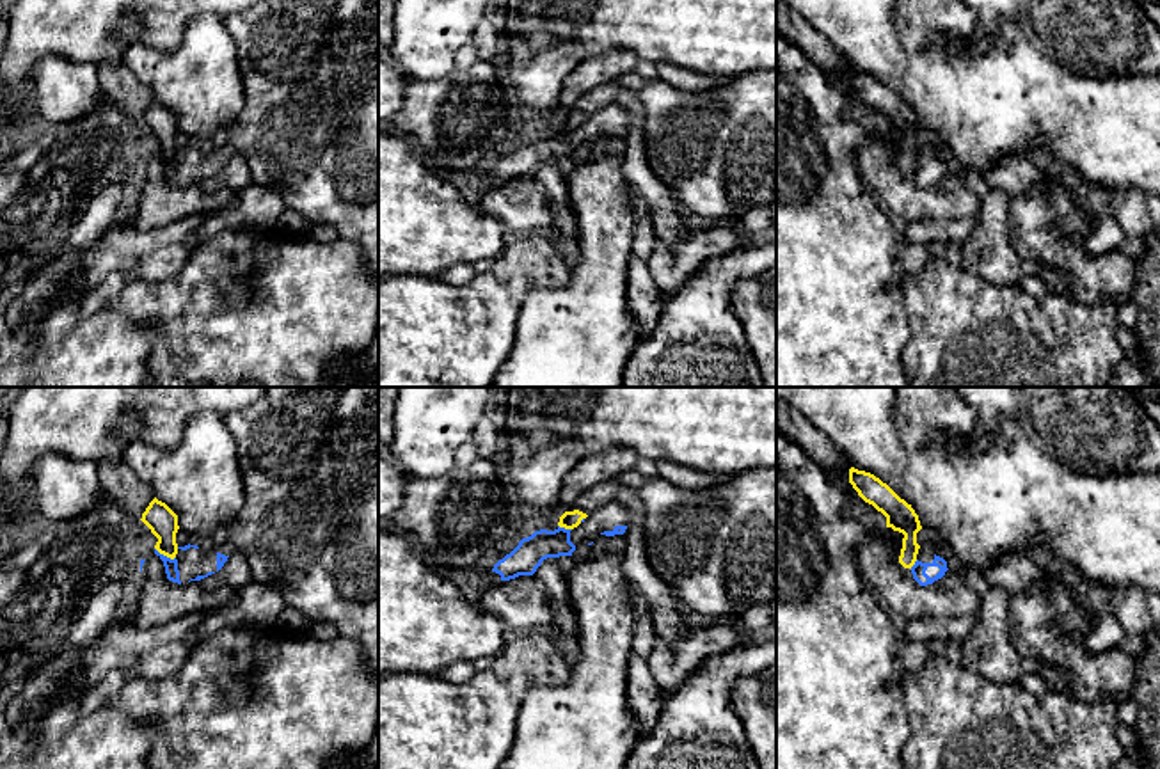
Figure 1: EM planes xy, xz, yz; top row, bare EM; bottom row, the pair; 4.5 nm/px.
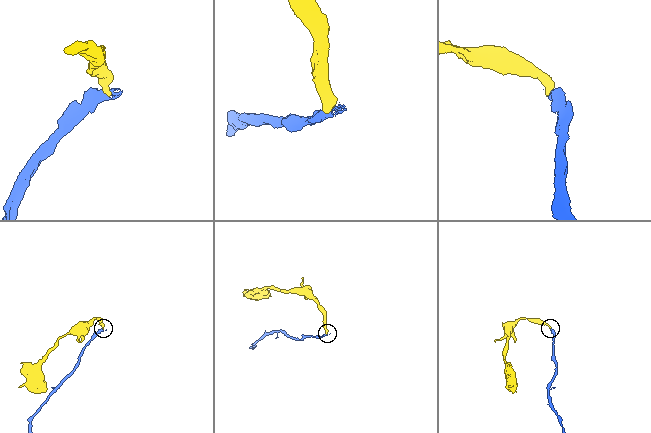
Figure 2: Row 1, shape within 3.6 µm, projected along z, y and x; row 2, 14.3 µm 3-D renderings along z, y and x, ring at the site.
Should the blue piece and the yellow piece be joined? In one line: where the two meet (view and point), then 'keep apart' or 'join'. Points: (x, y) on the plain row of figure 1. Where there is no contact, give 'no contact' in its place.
meets blue in xy at (166, 158); keep apart

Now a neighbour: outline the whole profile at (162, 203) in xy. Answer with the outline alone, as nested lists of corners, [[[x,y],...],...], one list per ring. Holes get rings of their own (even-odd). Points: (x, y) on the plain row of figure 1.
[[[151,156],[142,167],[142,195],[133,226],[144,233],[176,224],[187,217],[210,215],[227,208],[233,195],[208,192],[201,183],[172,185],[167,181],[163,163]]]

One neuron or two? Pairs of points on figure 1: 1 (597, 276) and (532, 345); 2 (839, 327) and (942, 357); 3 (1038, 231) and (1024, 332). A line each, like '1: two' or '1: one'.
1: one
2: two
3: two

